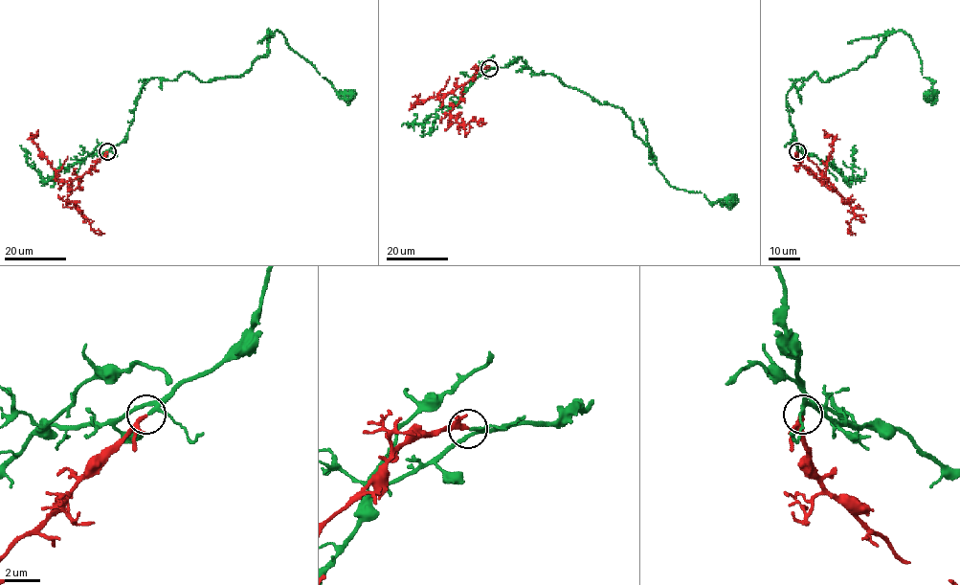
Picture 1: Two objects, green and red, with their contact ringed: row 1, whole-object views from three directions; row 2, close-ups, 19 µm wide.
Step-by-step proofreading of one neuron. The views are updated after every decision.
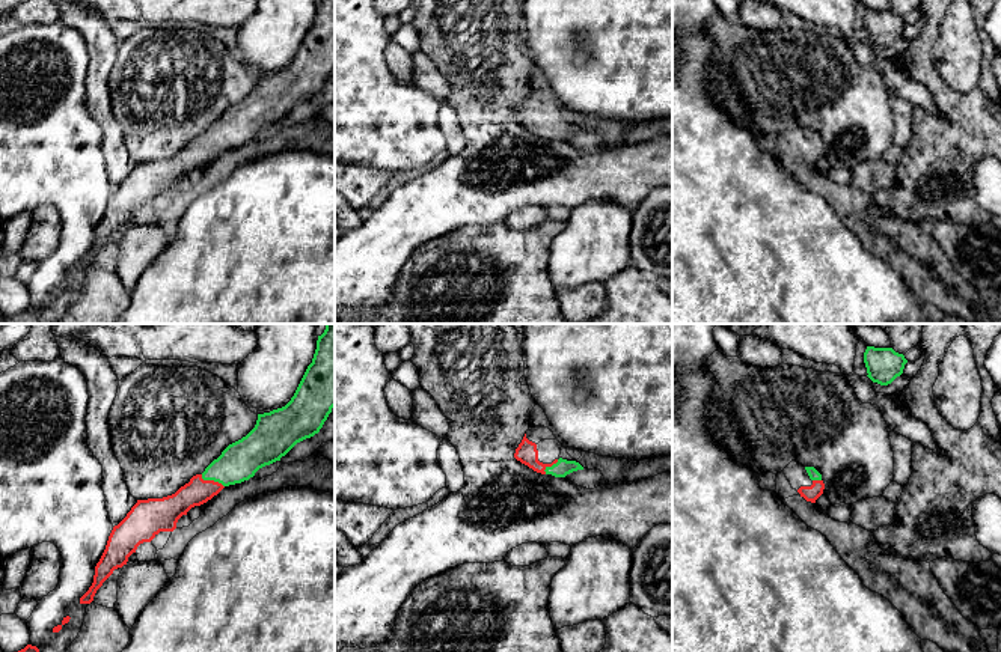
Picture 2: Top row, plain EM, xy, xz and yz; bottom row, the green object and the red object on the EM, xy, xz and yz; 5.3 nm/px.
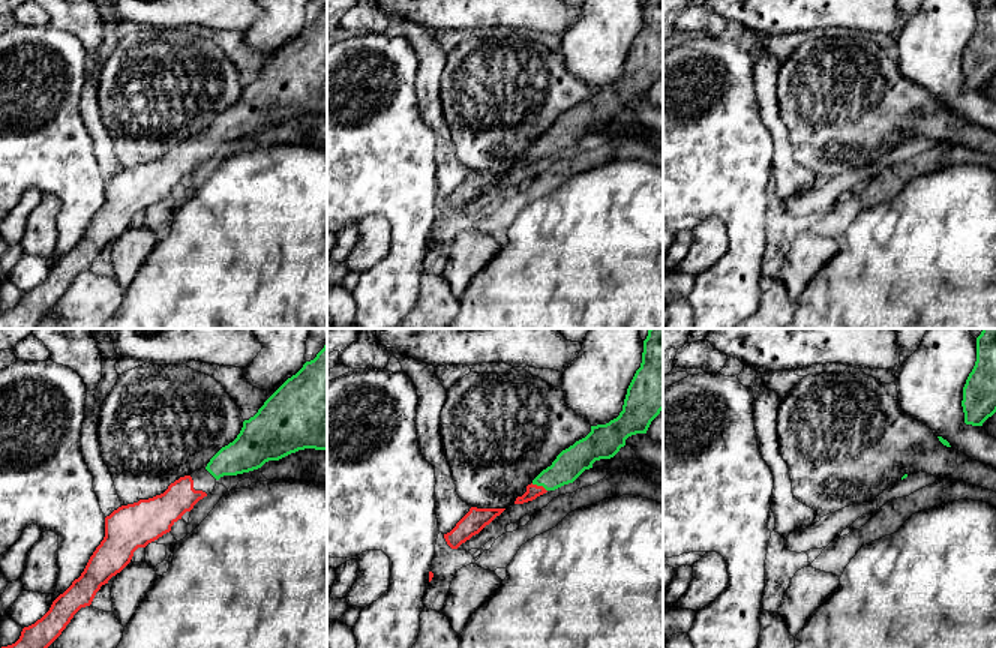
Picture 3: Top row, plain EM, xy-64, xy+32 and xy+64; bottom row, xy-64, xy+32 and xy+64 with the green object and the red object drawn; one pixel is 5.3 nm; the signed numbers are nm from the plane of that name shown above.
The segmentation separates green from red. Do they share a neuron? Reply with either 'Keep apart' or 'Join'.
Join

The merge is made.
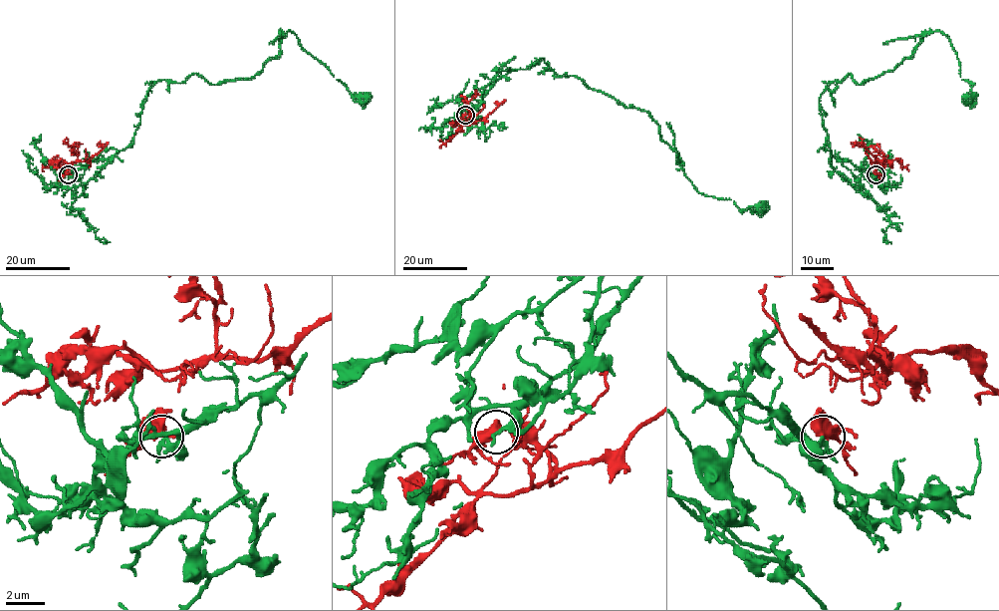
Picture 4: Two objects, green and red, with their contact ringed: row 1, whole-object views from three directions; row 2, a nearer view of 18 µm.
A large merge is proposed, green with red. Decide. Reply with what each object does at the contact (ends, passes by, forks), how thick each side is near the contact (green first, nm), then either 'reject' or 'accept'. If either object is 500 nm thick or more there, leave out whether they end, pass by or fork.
200 nm thick on the green side, 650 nm on the other; accept

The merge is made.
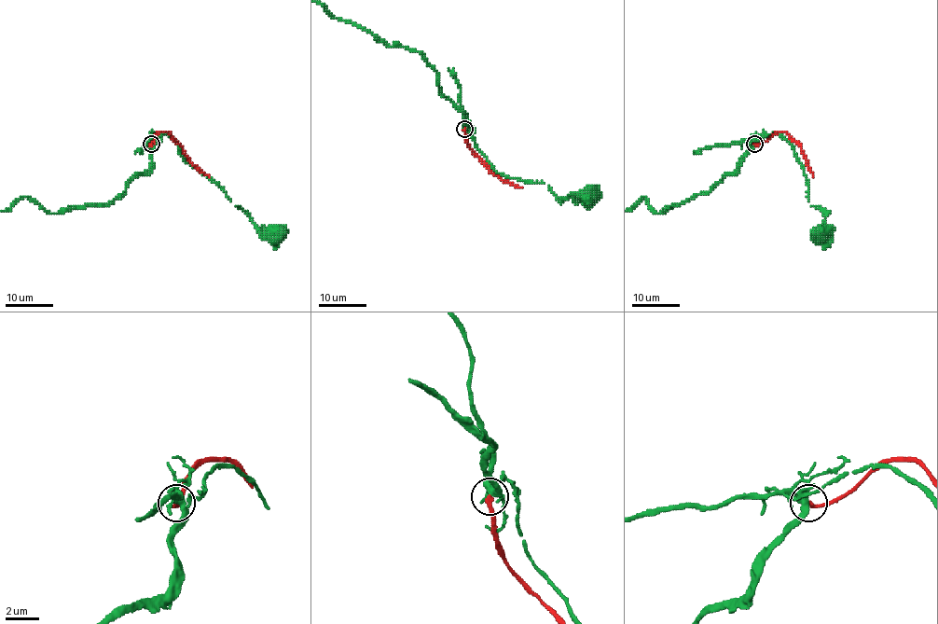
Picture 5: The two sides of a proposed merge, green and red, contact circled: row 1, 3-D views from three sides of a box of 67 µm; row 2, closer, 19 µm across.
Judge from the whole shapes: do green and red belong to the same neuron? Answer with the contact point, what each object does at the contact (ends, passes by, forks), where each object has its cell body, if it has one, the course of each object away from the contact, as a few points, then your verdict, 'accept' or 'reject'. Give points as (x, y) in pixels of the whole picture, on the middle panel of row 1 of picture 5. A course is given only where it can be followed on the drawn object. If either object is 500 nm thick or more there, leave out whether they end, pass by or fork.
place (464, 129); green forks; red ends; soma green (588, 195); soma red none; course green (464, 129), (472, 126), (477, 150), (494, 169), (508, 177), (544, 182), (561, 199), (588, 195); course red (464, 129), (467, 144), (494, 174), (523, 187); reject

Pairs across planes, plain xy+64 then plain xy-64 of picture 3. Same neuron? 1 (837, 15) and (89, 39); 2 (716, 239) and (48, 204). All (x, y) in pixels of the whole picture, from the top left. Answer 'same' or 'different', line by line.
1: different
2: same

